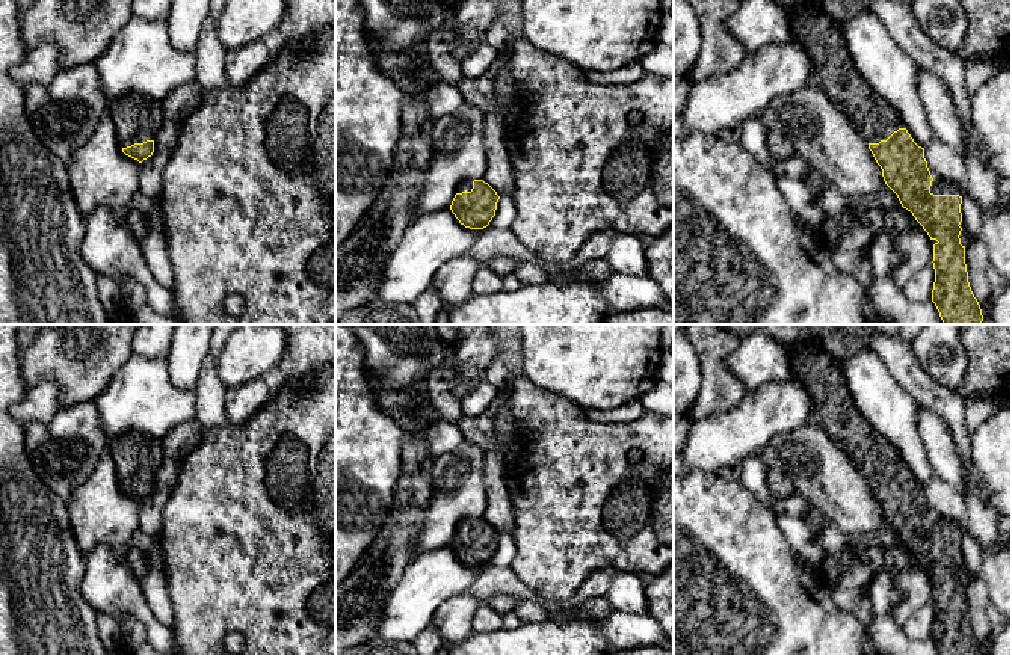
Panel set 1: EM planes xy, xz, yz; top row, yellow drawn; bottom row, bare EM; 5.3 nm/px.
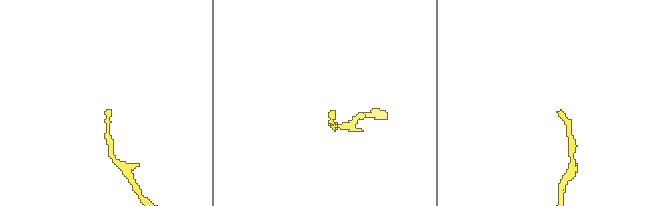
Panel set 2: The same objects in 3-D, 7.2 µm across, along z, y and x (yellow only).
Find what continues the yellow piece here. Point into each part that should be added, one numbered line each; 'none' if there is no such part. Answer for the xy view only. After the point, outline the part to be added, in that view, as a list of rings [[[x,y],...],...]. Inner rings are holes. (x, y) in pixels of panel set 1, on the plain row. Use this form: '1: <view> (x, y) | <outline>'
1: xy (138, 456) | [[[128,432],[113,438],[107,450],[116,463],[116,477],[121,486],[154,478],[165,457],[159,438]]]

